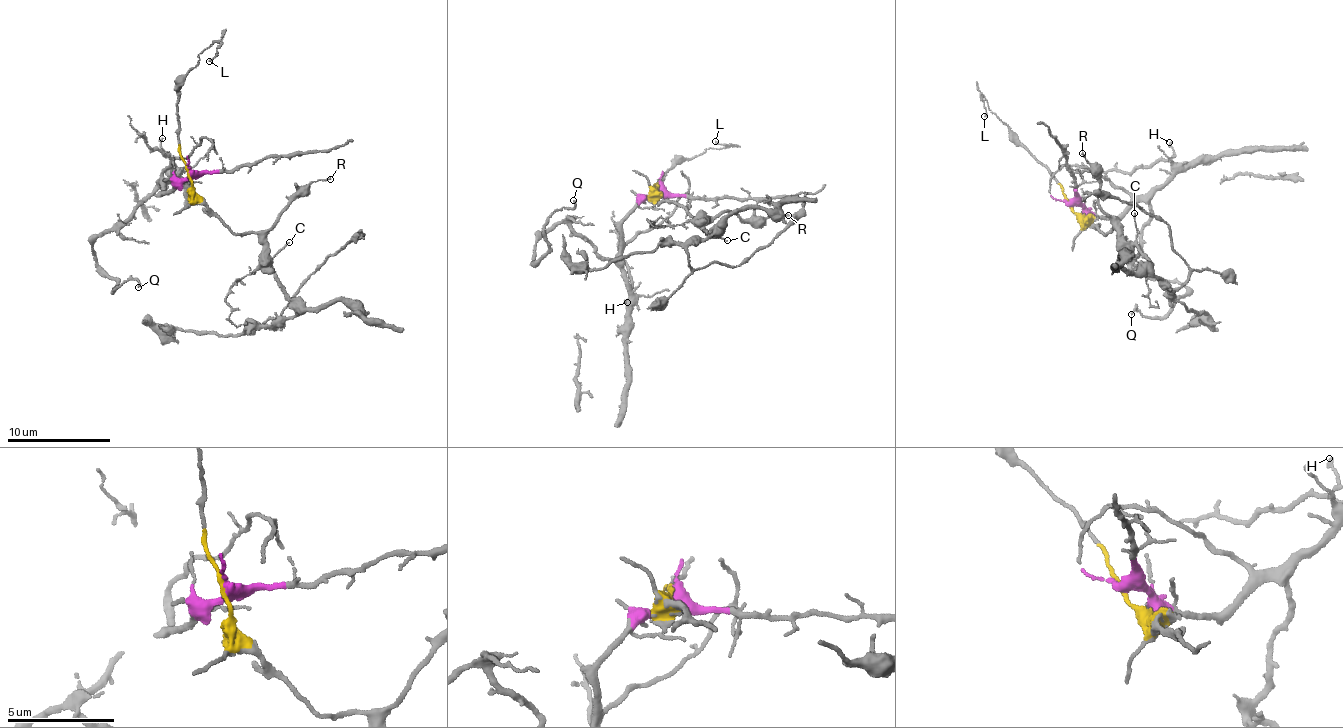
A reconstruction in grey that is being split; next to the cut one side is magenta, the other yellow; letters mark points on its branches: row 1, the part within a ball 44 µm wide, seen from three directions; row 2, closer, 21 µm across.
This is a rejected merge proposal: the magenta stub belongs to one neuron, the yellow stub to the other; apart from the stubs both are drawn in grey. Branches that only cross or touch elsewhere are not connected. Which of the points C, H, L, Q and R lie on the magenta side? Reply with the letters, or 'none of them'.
H, Q

